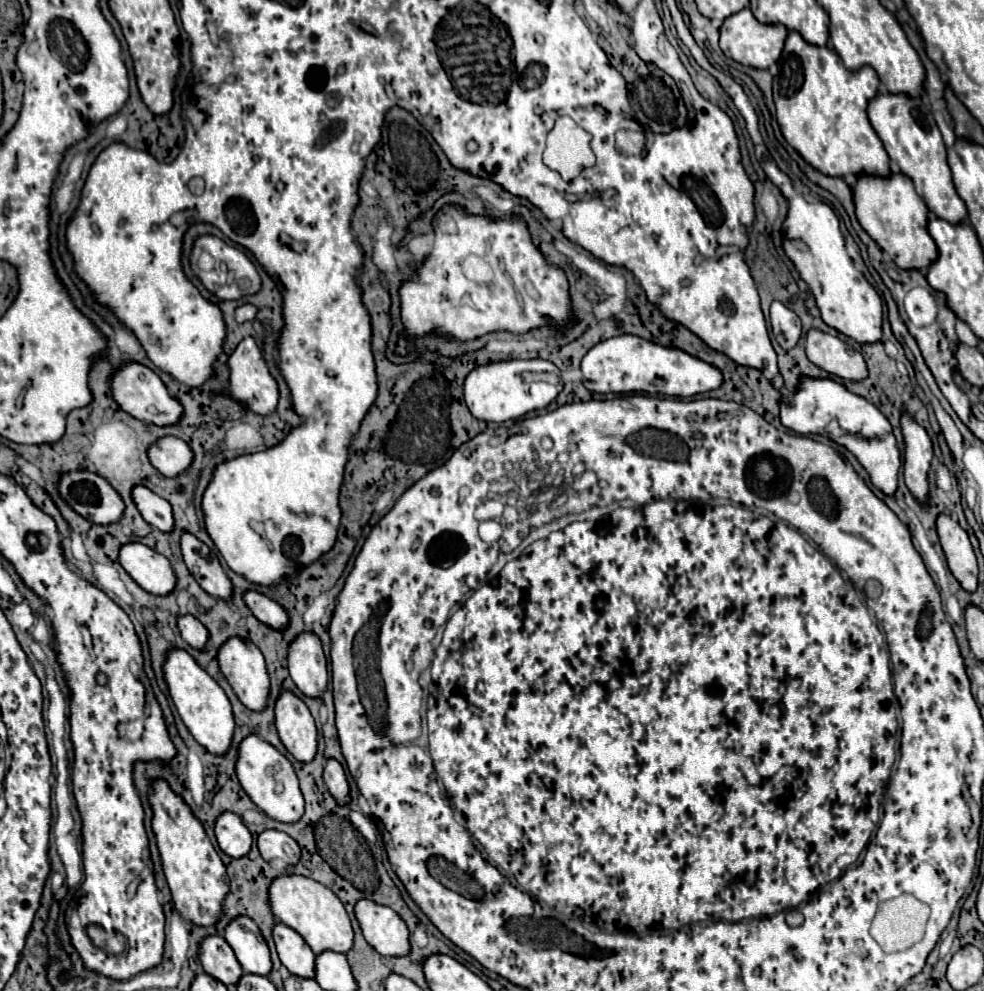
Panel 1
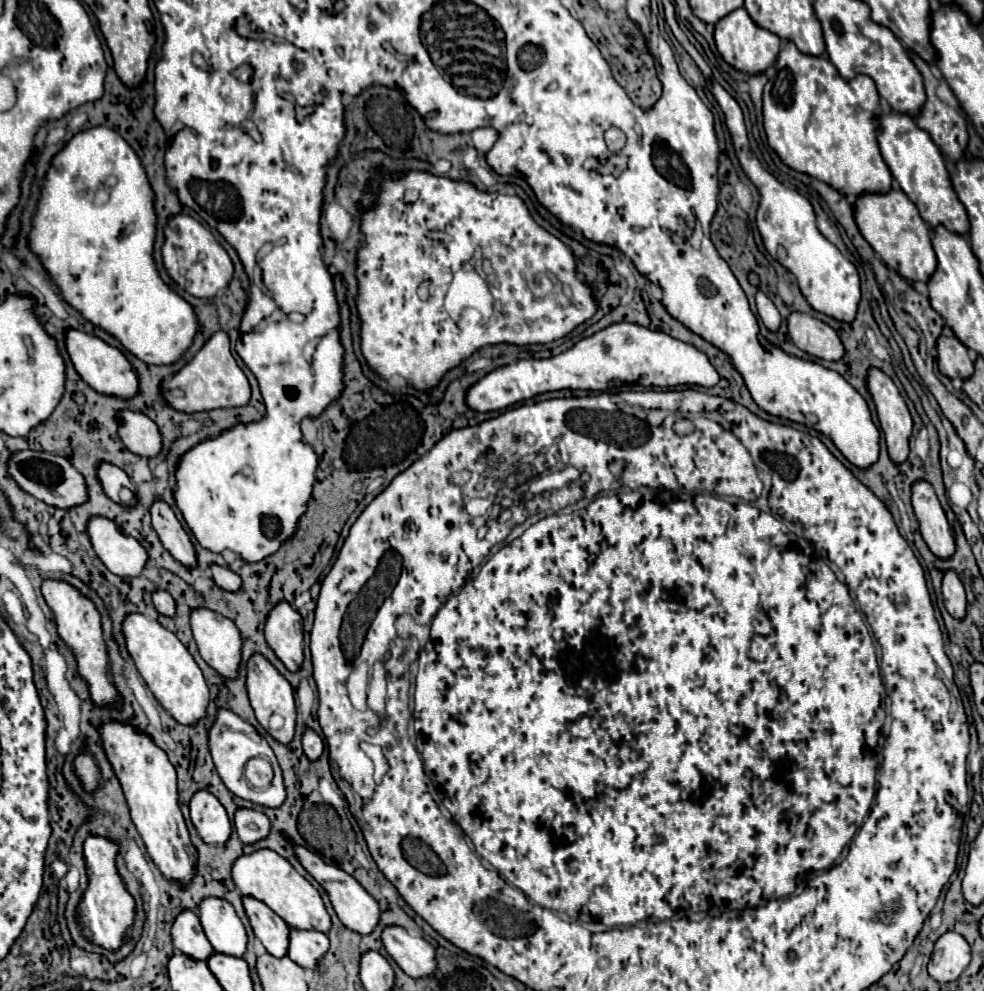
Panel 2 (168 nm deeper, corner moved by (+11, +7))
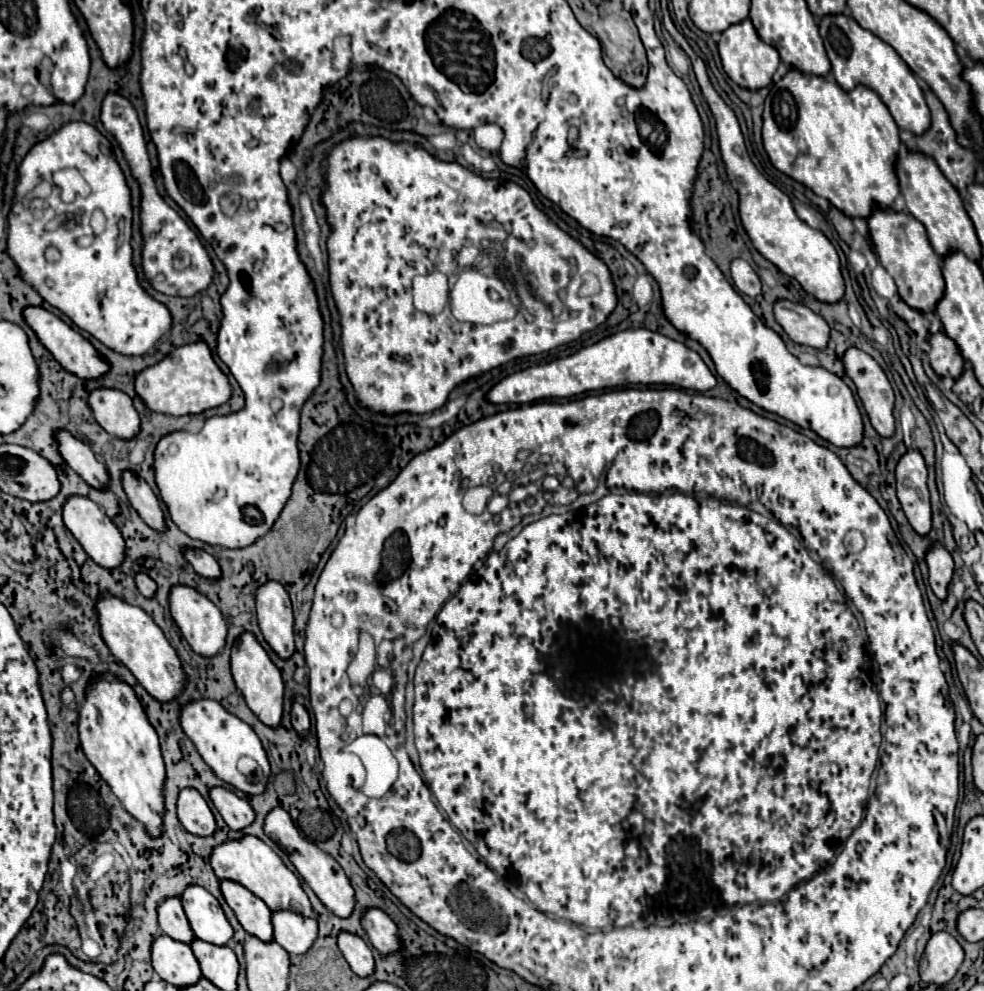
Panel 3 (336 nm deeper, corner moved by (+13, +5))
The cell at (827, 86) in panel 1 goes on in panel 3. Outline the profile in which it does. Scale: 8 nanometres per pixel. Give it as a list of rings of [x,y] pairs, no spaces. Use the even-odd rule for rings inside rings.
[[[788,70],[788,74],[772,86],[766,98],[762,138],[770,162],[780,172],[826,198],[848,218],[870,218],[872,206],[886,210],[900,194],[896,176],[900,130],[880,96],[866,86],[856,86],[852,92],[844,92],[832,78]]]

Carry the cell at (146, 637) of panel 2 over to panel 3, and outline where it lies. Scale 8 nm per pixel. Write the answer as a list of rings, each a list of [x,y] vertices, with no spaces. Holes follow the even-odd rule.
[[[100,594],[96,602],[96,614],[100,624],[100,634],[110,652],[136,676],[136,680],[148,690],[150,696],[154,696],[160,702],[172,700],[180,694],[186,676],[182,674],[180,660],[176,656],[176,650],[166,642],[166,636],[154,620],[138,606],[132,606],[112,594]]]

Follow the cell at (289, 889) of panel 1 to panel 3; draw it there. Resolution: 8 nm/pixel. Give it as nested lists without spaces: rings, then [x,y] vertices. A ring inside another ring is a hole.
[[[242,836],[214,846],[210,854],[210,866],[220,880],[234,880],[242,884],[260,900],[264,900],[270,910],[286,908],[286,910],[298,910],[298,914],[306,914],[308,918],[312,916],[312,906],[306,892],[300,886],[300,880],[286,868],[286,864],[272,848],[256,836]]]

